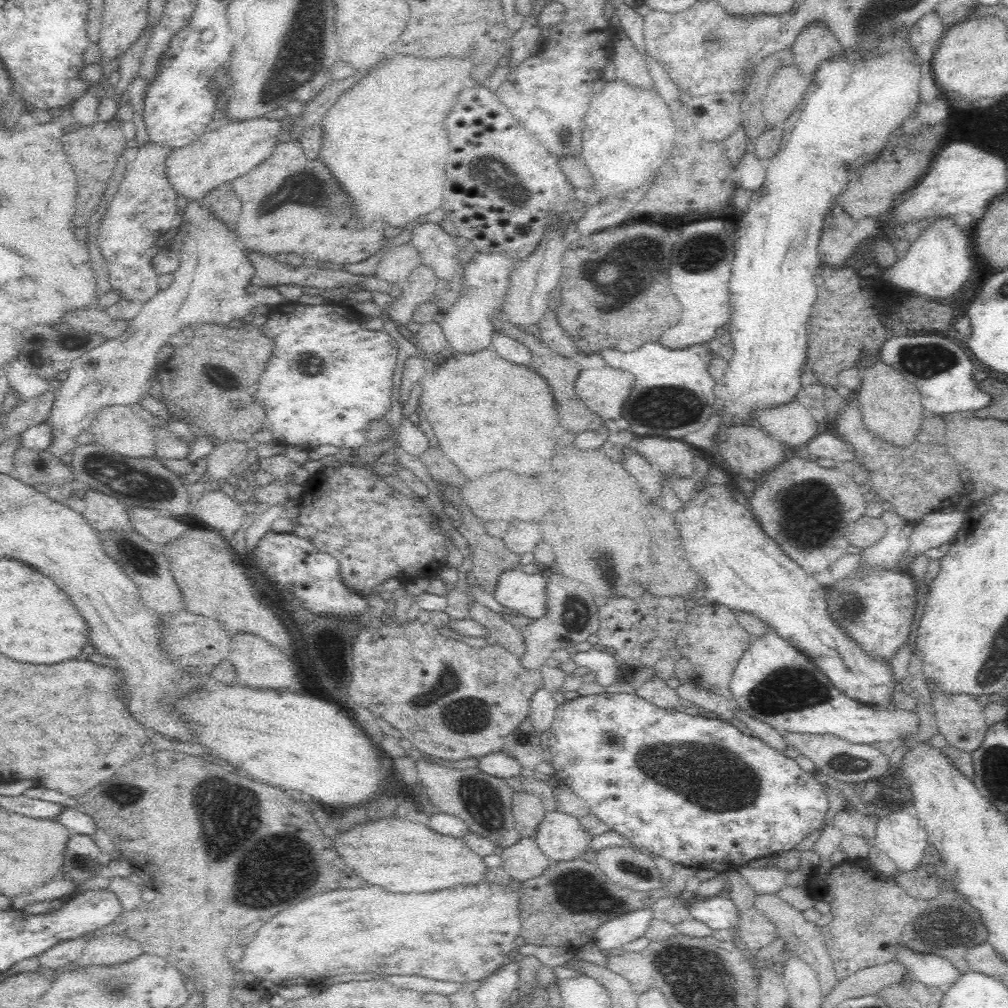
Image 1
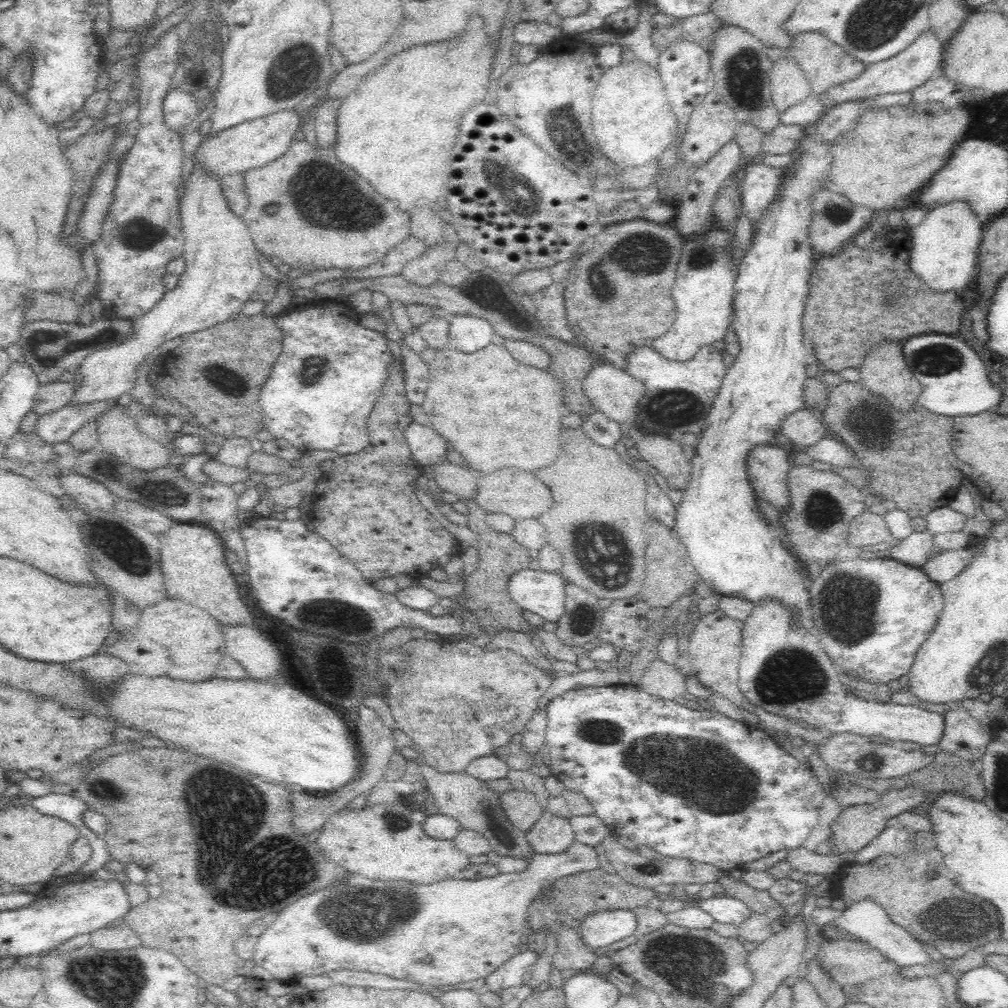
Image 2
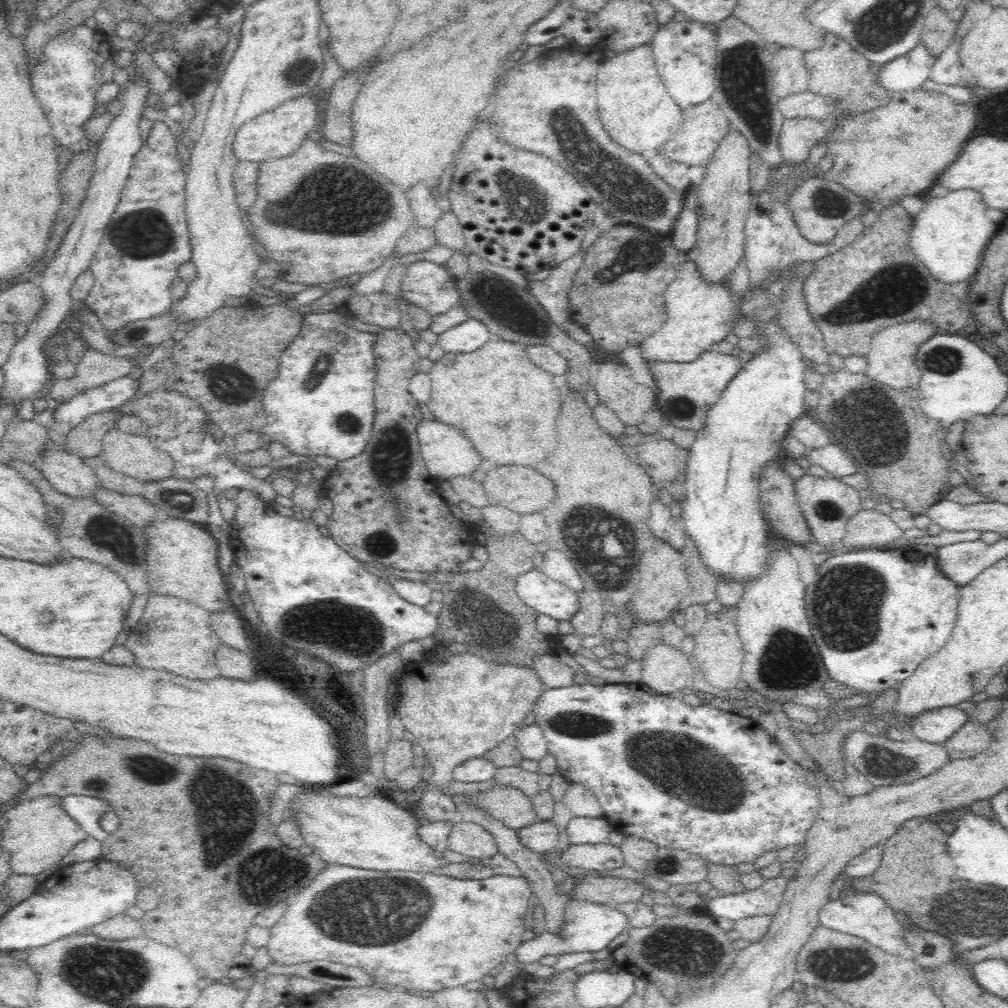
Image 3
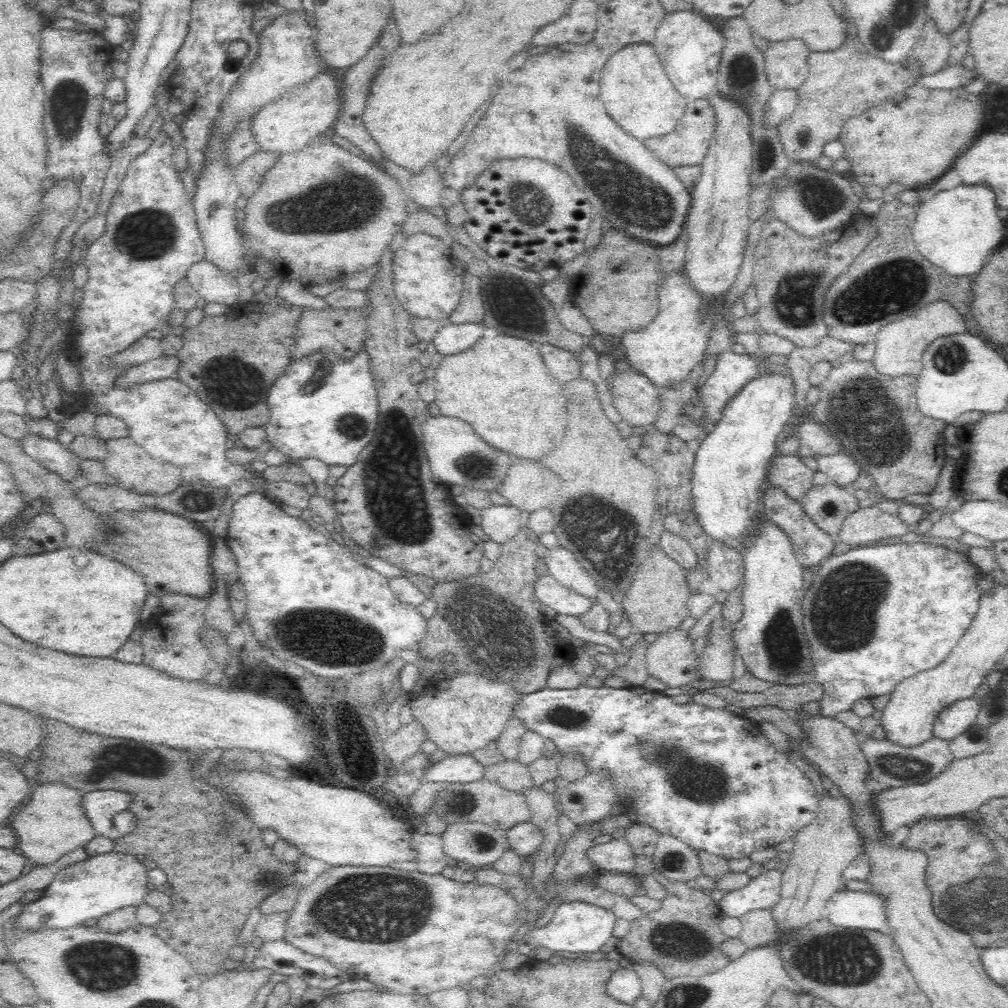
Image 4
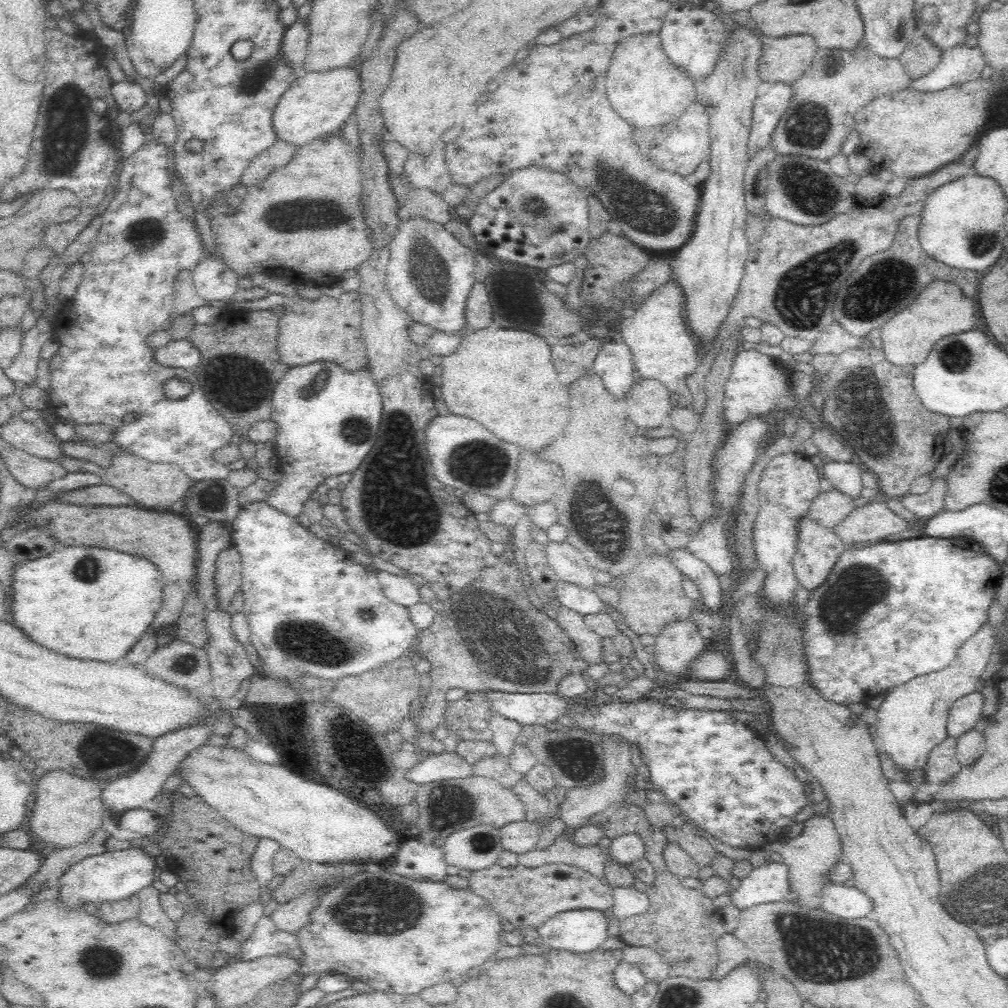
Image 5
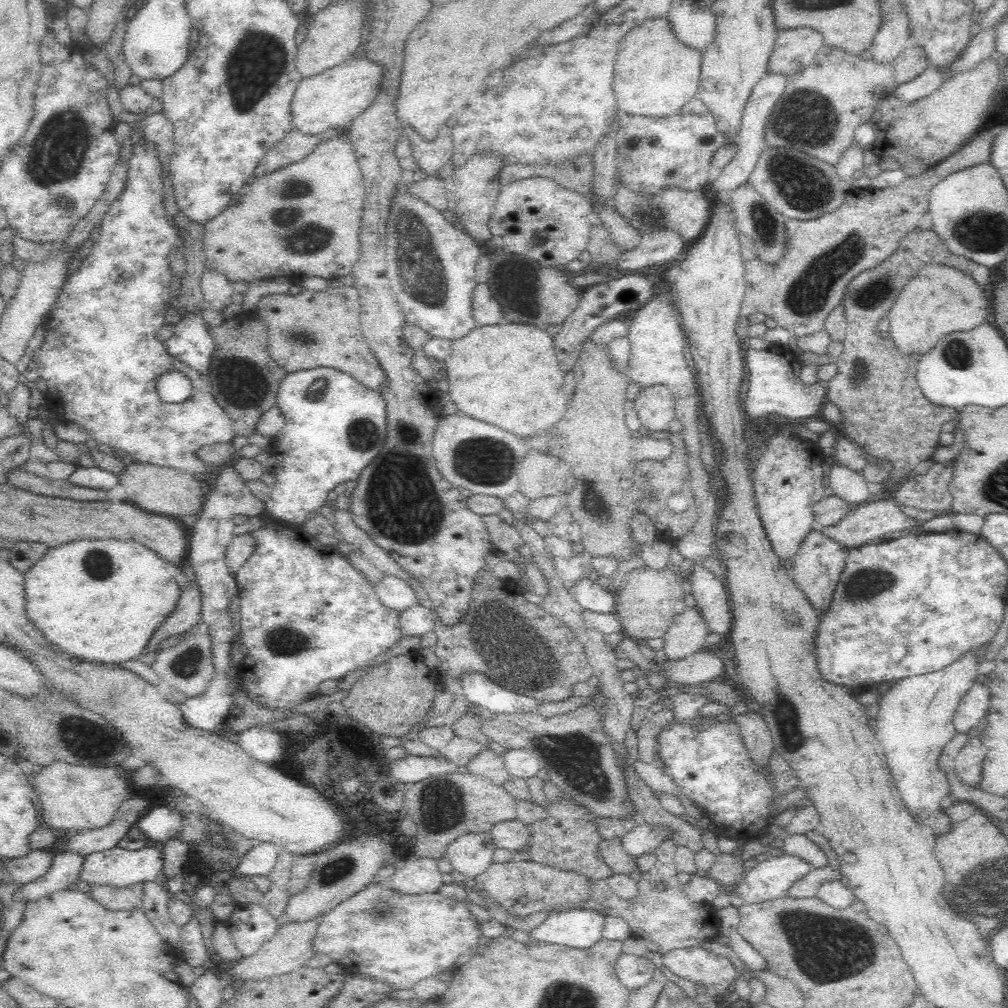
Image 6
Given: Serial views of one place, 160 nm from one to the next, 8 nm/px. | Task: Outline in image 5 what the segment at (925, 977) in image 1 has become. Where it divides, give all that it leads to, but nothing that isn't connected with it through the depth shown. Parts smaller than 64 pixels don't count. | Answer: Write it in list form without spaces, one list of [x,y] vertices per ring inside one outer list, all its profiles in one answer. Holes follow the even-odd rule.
[[[853,883],[846,887],[842,884],[830,884],[824,887],[821,894],[820,908],[830,915],[840,916],[844,920],[850,918],[870,918],[873,902],[865,892],[862,892]]]

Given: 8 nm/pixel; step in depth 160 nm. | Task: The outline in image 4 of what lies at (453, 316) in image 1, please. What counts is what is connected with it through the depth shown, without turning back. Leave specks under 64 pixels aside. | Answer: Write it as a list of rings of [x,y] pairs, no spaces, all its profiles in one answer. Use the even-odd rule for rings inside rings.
[[[482,322],[462,324],[444,323],[433,338],[433,344],[443,356],[458,354],[476,344],[478,338],[484,336],[486,328]]]

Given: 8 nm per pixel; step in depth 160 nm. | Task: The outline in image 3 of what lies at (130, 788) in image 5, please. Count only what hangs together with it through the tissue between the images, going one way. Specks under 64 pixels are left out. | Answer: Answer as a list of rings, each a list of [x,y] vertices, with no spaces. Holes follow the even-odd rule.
[[[74,794],[59,797],[58,803],[66,811],[66,815],[76,821],[89,837],[98,839],[101,843],[104,842],[109,833],[102,830],[98,818],[104,812],[110,811],[108,801],[93,796]]]

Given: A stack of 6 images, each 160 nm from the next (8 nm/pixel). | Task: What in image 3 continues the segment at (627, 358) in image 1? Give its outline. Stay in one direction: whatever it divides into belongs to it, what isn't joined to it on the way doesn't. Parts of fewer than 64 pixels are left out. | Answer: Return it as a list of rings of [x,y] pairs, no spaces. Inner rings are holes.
[[[715,347],[710,348],[690,363],[647,362],[652,372],[652,380],[656,383],[654,408],[668,419],[677,429],[698,431],[704,426],[708,410],[714,404],[730,379],[738,373],[743,364],[734,354],[720,353]]]

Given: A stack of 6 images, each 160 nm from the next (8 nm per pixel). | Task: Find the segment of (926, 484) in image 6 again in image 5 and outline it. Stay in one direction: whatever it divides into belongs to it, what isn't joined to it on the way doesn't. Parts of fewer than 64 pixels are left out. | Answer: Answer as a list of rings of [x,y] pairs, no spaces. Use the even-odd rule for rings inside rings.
[[[936,479],[925,494],[908,493],[898,499],[914,514],[914,524],[917,525],[942,511],[945,497],[946,480]]]

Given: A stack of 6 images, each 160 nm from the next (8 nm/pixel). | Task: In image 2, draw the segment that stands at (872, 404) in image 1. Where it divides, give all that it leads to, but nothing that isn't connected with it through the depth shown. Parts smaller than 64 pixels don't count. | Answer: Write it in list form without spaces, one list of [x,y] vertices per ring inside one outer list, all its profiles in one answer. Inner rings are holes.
[[[904,340],[884,341],[873,346],[864,356],[863,364],[858,368],[859,383],[862,387],[872,393],[882,395],[884,399],[888,400],[888,403],[900,410],[898,413],[904,413],[906,410],[911,411],[922,392],[920,383],[912,376],[904,360],[904,355],[900,351],[902,350],[900,347],[902,341]]]

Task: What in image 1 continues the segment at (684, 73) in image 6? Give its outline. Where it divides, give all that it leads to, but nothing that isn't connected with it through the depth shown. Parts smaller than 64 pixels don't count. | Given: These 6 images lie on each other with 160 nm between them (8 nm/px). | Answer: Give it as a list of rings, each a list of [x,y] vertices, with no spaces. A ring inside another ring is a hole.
[[[614,80],[614,82],[608,82],[606,86],[604,86],[604,90],[600,92],[600,94],[596,94],[594,96],[594,100],[592,100],[592,104],[590,104],[590,108],[588,108],[588,112],[586,112],[586,116],[584,116],[584,126],[582,126],[582,160],[584,160],[583,164],[588,169],[588,173],[592,175],[592,186],[590,188],[586,188],[584,191],[580,193],[580,197],[582,196],[582,201],[586,203],[586,206],[594,205],[596,203],[601,203],[606,199],[612,197],[622,197],[628,191],[633,191],[634,189],[640,189],[644,182],[648,182],[648,186],[650,186],[650,182],[654,180],[652,176],[656,176],[658,174],[660,166],[666,162],[666,158],[668,158],[668,154],[672,152],[674,149],[674,140],[676,140],[676,126],[674,126],[674,122],[672,122],[672,114],[670,114],[670,110],[668,110],[668,106],[666,106],[666,102],[658,94],[654,94],[654,92],[648,92],[648,90],[634,90],[634,88],[630,88],[630,86],[626,86],[624,82],[620,82],[620,80]]]

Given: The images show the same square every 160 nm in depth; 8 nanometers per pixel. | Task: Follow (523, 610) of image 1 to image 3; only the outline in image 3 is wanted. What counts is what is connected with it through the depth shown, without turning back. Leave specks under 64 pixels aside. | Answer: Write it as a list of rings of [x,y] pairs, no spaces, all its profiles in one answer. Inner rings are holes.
[[[531,569],[519,575],[515,580],[515,592],[523,604],[536,610],[538,614],[551,616],[558,622],[570,621],[580,609],[577,594],[568,586],[549,578],[540,569]]]

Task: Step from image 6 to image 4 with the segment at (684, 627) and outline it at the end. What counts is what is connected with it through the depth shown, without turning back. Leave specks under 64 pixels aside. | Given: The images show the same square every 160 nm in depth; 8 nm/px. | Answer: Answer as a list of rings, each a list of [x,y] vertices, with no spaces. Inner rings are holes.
[[[670,629],[658,636],[649,645],[645,654],[645,663],[648,676],[658,679],[670,688],[690,685],[693,681],[700,678],[698,671],[698,658],[694,655],[693,641],[688,638],[687,632],[677,629]]]

